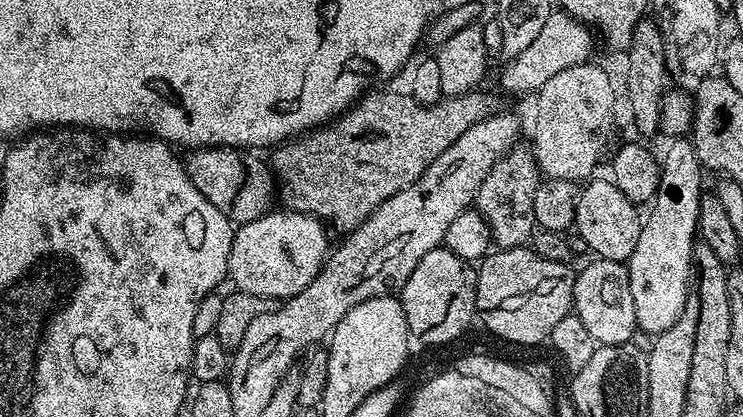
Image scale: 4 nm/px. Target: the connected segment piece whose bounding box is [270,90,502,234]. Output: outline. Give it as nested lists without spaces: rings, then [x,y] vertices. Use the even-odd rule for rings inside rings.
[[[372,90],[361,95],[347,112],[327,126],[313,128],[311,132],[279,145],[271,153],[270,167],[279,183],[283,187],[285,184],[311,215],[327,222],[333,229],[336,227],[340,234],[354,231],[379,204],[386,202],[386,198],[413,184],[432,165],[434,158],[458,142],[470,126],[482,124],[502,108],[494,93],[481,90],[449,96],[441,103],[427,106],[422,106],[405,93],[403,96],[400,92],[380,91]]]

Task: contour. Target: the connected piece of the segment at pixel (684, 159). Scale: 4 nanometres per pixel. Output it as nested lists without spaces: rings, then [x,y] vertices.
[[[675,137],[661,157],[659,190],[639,232],[638,244],[626,262],[637,327],[653,336],[665,332],[681,317],[692,277],[692,252],[697,237],[704,168],[692,143]]]

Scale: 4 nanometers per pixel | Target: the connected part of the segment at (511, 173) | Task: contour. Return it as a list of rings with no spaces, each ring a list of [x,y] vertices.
[[[513,146],[500,155],[476,191],[474,207],[482,214],[482,218],[486,218],[493,245],[497,249],[525,247],[532,236],[532,228],[537,227],[534,194],[542,182],[542,173],[535,155],[527,147],[520,147]]]

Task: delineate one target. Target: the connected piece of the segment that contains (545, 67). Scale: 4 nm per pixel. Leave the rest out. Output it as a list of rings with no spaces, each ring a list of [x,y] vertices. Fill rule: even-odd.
[[[563,10],[552,11],[542,31],[538,33],[538,38],[534,38],[534,43],[527,50],[522,50],[518,58],[503,65],[505,68],[500,72],[501,86],[508,92],[539,92],[542,86],[546,86],[546,82],[550,82],[550,78],[554,78],[554,74],[562,74],[562,70],[570,70],[570,66],[587,64],[593,59],[592,36],[594,40],[594,32],[589,25],[575,20]]]

